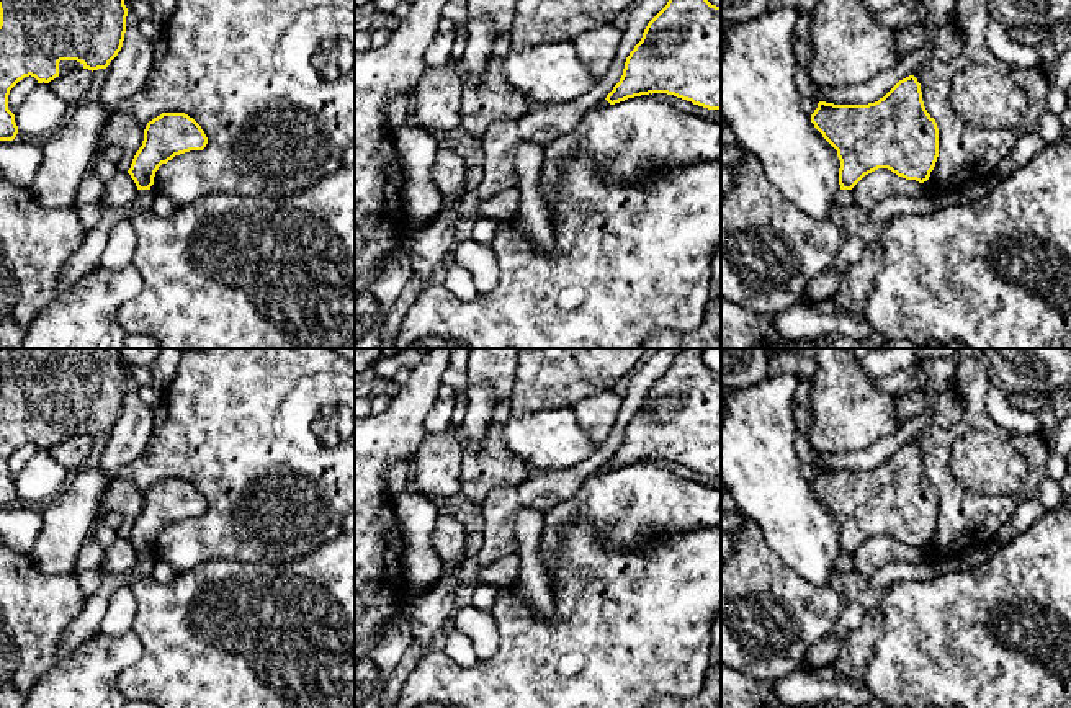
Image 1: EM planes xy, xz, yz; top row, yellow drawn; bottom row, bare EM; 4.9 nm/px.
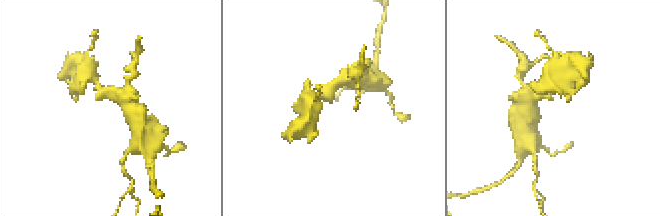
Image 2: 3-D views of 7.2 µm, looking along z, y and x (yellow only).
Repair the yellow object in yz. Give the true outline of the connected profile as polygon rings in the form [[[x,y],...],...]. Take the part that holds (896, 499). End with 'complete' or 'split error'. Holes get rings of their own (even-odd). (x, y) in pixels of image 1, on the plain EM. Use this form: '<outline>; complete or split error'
[[[914,441],[899,446],[883,464],[868,471],[819,468],[811,489],[837,517],[840,556],[852,556],[865,541],[888,535],[898,543],[924,549],[939,523],[939,494],[927,479]]]; complete

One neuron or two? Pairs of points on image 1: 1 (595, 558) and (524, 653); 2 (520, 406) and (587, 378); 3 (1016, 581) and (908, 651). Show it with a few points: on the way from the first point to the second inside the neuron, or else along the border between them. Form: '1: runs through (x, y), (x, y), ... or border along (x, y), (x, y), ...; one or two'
1: runs through (582, 586), (581, 612), (551, 641); one
2: runs through (537, 389), (548, 378), (571, 378); one
3: runs through (990, 604), (952, 641), (934, 651); one

